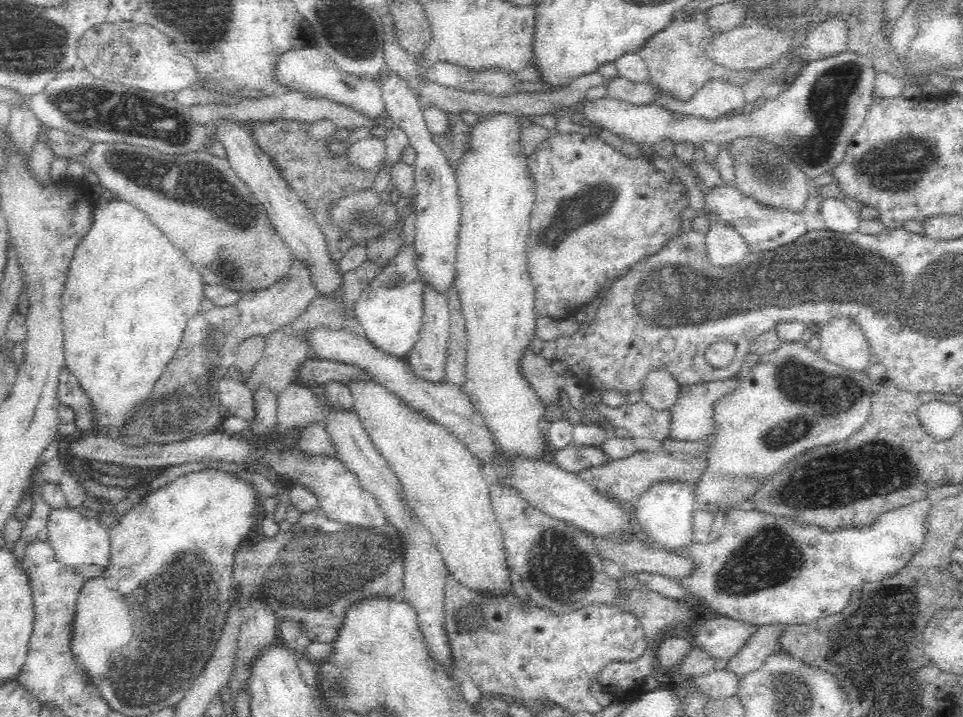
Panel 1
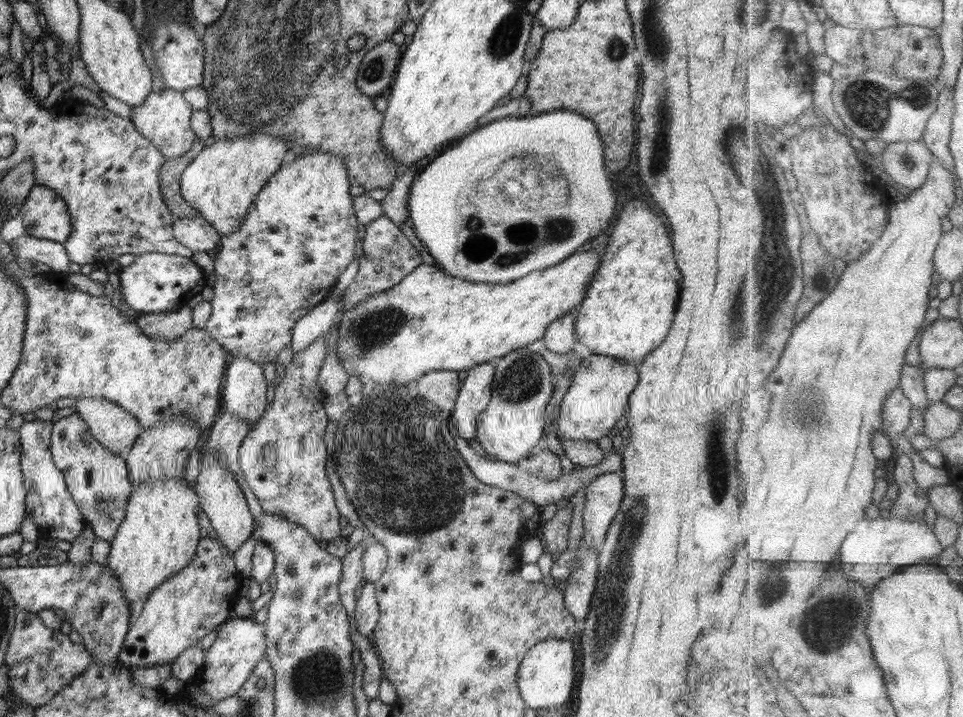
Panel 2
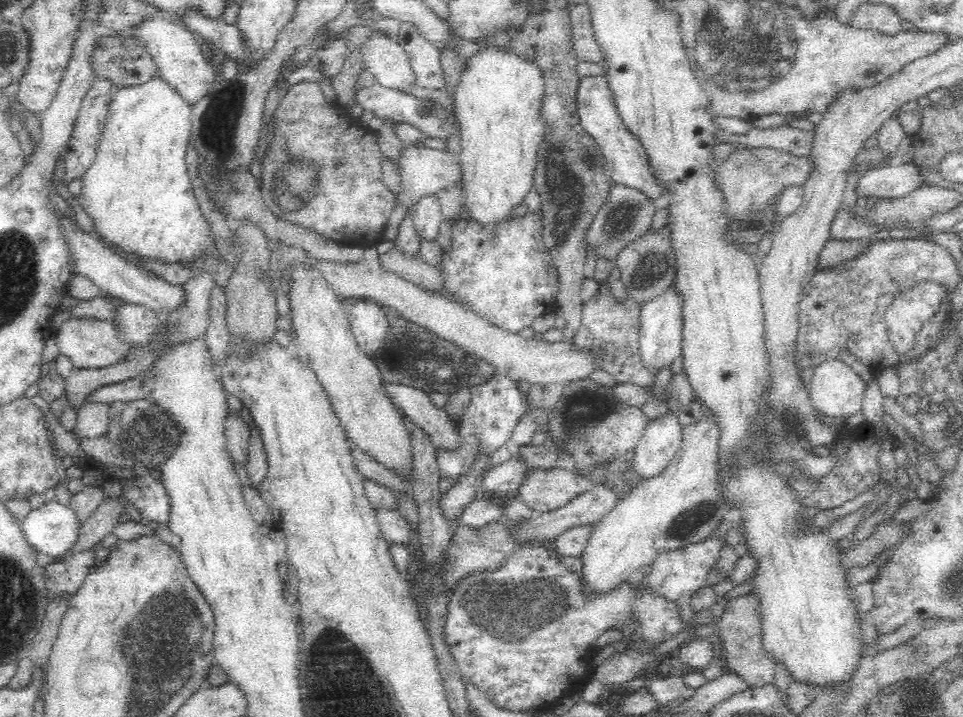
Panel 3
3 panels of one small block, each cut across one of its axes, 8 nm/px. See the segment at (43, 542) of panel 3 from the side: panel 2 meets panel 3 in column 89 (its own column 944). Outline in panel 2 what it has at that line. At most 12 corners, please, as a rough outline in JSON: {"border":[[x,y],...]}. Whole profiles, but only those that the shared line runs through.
{"border":[[870,515],[845,540],[841,564],[909,568],[938,560],[935,525]]}

